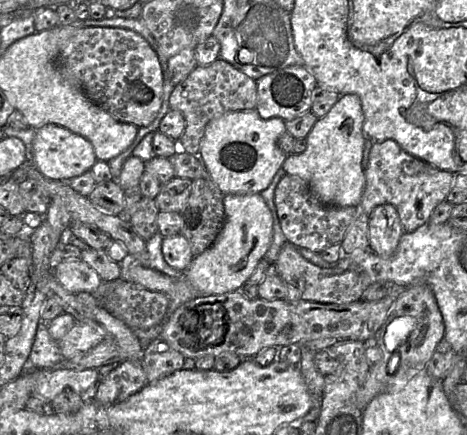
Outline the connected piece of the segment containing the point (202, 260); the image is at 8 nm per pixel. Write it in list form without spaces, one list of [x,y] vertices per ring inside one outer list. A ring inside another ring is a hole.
[[[260,193],[224,195],[225,221],[213,244],[203,253],[194,257],[183,272],[184,278],[197,290],[200,296],[220,295],[239,291],[247,282],[258,262],[264,258],[273,235],[271,211]]]

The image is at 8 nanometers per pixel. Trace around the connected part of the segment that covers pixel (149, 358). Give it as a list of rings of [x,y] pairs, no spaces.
[[[155,339],[145,346],[142,366],[147,383],[155,383],[176,371],[183,369],[185,357],[172,349],[161,339]]]

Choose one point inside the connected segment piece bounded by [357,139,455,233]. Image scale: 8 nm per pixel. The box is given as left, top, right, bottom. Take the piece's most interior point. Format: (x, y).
(393, 176)

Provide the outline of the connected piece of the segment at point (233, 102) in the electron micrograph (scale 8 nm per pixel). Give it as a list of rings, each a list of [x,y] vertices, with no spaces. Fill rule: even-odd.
[[[218,58],[207,66],[196,66],[185,80],[177,84],[169,99],[172,110],[180,111],[185,118],[185,130],[177,141],[180,150],[191,155],[199,155],[201,142],[204,137],[205,128],[209,121],[230,111],[243,111],[256,109],[257,104],[257,83],[242,71],[227,61]]]

